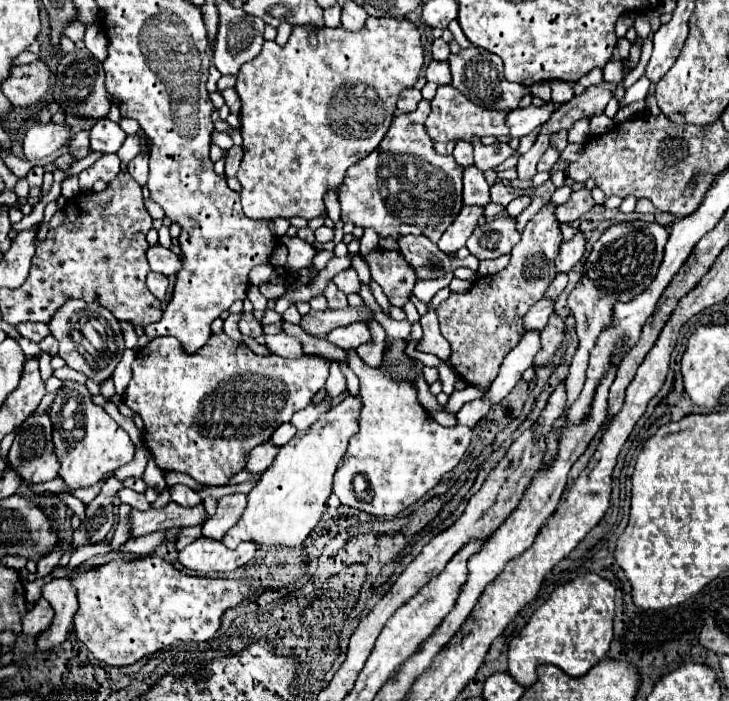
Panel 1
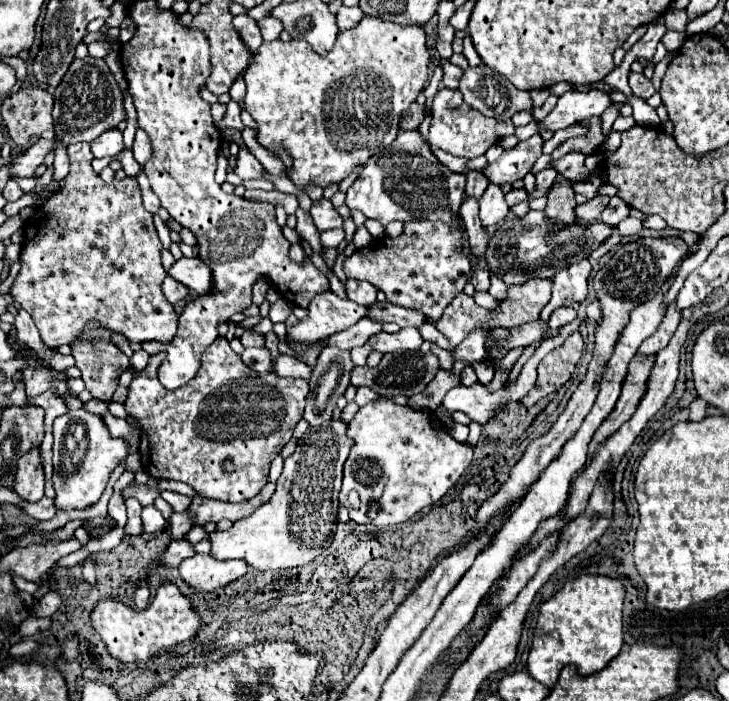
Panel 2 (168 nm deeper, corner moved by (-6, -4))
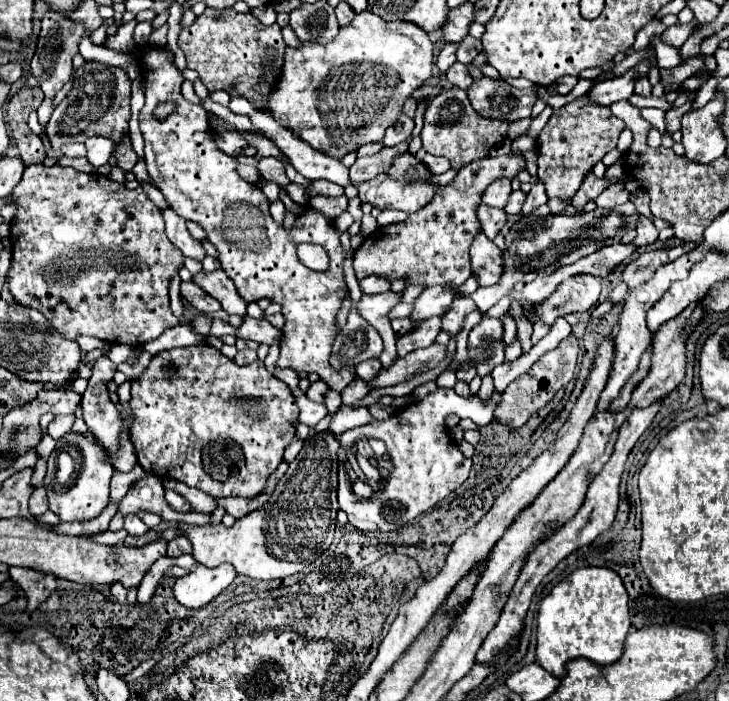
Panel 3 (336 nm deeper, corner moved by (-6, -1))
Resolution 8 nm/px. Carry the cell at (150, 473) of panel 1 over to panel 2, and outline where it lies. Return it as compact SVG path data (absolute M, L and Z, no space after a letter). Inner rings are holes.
M185 511L182 514L172 514L170 538L172 540L182 540L192 526L194 526L194 514L192 512Z

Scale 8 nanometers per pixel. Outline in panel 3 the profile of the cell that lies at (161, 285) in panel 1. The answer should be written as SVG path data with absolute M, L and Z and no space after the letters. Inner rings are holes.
M190 281L180 283L180 295L202 313L216 313L222 309L214 297L210 297L206 291L202 291L198 285L194 285Z

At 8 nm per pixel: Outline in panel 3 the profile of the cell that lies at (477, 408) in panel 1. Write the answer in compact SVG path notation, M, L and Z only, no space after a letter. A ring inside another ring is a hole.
M588 273L572 275L564 279L556 291L536 305L538 319L546 325L554 325L554 319L568 313L584 313L592 309L600 299L600 279Z

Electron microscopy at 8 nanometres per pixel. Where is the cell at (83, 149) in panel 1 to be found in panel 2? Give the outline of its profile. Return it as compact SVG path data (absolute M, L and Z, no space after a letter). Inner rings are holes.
M80 142L68 146L68 158L70 172L60 188L24 222L20 272L10 288L12 298L32 316L40 338L50 348L74 344L92 320L102 328L124 334L130 342L170 342L176 336L178 316L160 288L166 278L160 260L162 242L158 240L152 214L142 206L138 182L134 178L124 178L116 184L102 182L90 166L90 144Z

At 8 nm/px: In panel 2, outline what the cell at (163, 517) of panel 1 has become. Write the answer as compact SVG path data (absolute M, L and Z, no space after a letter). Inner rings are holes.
M268 482L264 490L260 490L258 496L254 496L248 502L220 502L220 500L210 500L210 498L192 498L190 510L196 514L196 524L206 524L206 522L218 522L222 518L228 518L232 522L250 516L256 508L260 508L264 502L272 498L272 492L276 490L274 482Z

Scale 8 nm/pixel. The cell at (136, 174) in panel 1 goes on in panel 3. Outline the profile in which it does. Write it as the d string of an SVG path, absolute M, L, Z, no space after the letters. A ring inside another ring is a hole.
M170 207L162 209L162 217L166 223L166 235L168 239L186 255L186 257L194 257L200 259L200 255L206 255L202 245L188 233L186 229L186 221L182 217L178 217Z

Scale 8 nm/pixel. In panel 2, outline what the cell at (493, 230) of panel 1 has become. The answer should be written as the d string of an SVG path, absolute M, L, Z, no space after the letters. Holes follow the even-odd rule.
M528 212L524 218L510 218L498 224L496 234L490 238L486 252L488 266L492 272L510 284L526 284L530 278L554 278L556 272L568 268L570 264L588 258L606 238L610 238L614 226L604 222L592 224L548 224L544 212ZM556 226L556 230L554 230Z

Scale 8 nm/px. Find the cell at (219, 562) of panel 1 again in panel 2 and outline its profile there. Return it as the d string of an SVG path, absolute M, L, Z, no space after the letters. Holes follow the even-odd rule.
M196 554L180 564L182 580L200 592L214 592L248 572L244 560L216 560L210 554Z

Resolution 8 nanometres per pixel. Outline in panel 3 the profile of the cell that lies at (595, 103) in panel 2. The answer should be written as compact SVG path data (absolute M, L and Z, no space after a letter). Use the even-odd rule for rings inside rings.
M638 63L634 69L630 69L628 73L624 73L622 77L610 79L610 81L602 81L596 83L584 97L596 105L612 105L614 101L620 99L628 99L634 93L634 79L638 75L646 75L650 69L650 63Z

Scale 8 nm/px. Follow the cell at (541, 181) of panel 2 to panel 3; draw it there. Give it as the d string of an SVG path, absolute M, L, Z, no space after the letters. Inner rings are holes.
M538 179L536 183L532 183L532 189L530 189L530 193L528 193L528 197L526 197L526 203L524 203L524 207L522 207L522 215L528 215L532 209L544 205L546 201L548 201L548 195L546 195L544 183Z

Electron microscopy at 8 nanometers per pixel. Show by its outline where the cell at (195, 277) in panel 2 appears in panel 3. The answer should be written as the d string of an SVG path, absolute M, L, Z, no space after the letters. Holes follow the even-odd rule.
M202 269L192 277L192 283L202 287L214 299L218 299L224 311L234 315L246 315L246 301L238 295L232 279L228 279L228 275L222 269L216 269L212 273L206 273Z

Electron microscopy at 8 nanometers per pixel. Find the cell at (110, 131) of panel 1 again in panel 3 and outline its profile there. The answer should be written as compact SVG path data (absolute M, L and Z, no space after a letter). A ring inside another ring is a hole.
M90 137L86 141L86 149L88 149L88 161L94 167L100 167L104 163L108 163L112 151L114 151L114 141L108 137Z

